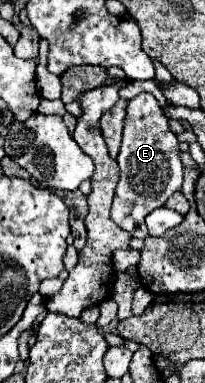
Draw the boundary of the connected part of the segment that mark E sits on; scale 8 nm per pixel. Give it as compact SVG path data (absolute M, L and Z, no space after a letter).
M148 92L138 94L126 106L124 118L124 138L118 152L120 182L116 186L116 196L112 204L112 220L130 232L134 238L148 238L148 228L144 218L164 206L164 202L182 188L184 168L180 162L178 138L168 126L168 118L160 108L158 100Z

